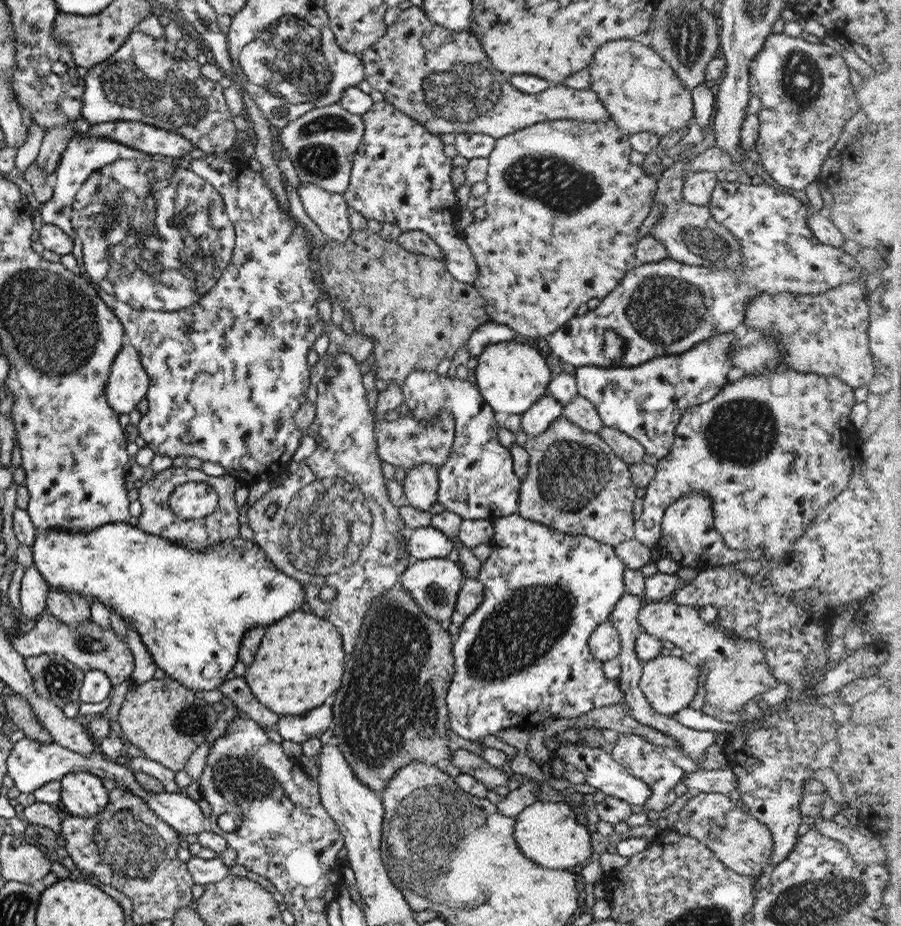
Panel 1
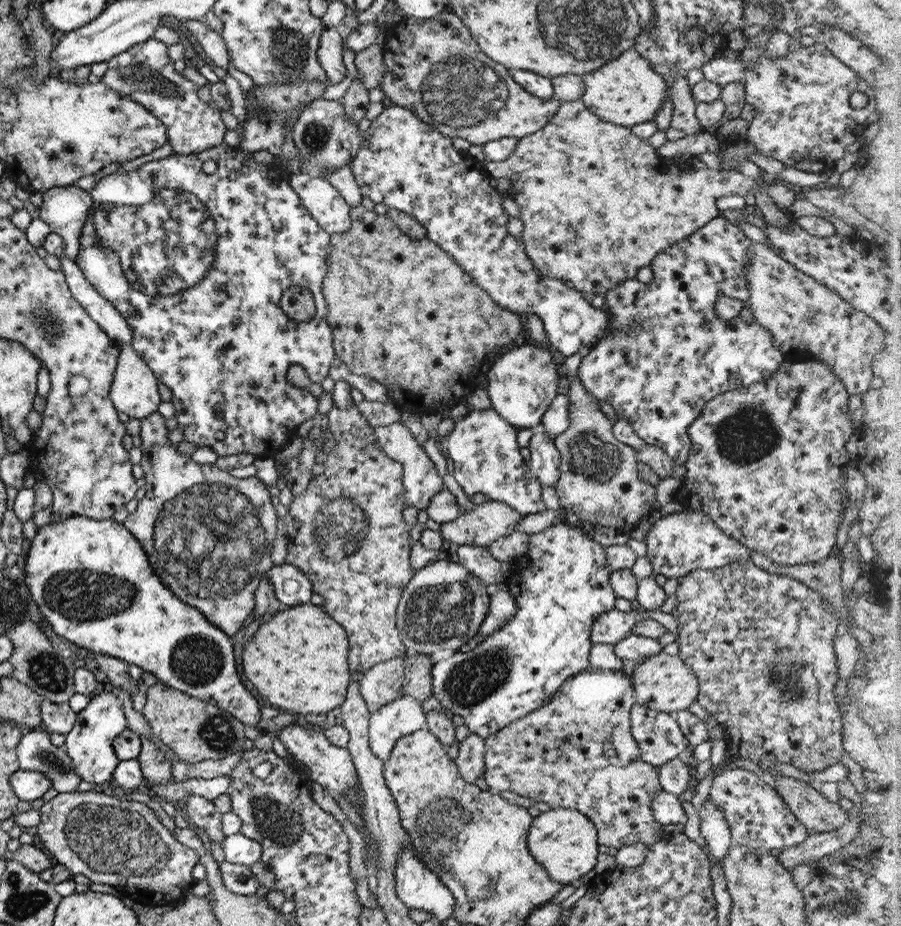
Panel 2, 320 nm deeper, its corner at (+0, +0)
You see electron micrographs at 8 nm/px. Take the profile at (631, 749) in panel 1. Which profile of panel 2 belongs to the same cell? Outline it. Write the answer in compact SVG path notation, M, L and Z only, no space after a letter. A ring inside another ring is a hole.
M634 703L629 718L630 735L640 750L640 759L652 767L659 768L688 746L672 713Z

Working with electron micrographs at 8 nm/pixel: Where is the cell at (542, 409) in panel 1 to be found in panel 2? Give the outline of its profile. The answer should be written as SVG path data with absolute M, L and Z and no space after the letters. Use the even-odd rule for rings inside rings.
M540 426L533 429L527 445L530 454L527 465L539 485L555 488L559 479L559 454L551 437L545 435L545 432Z

